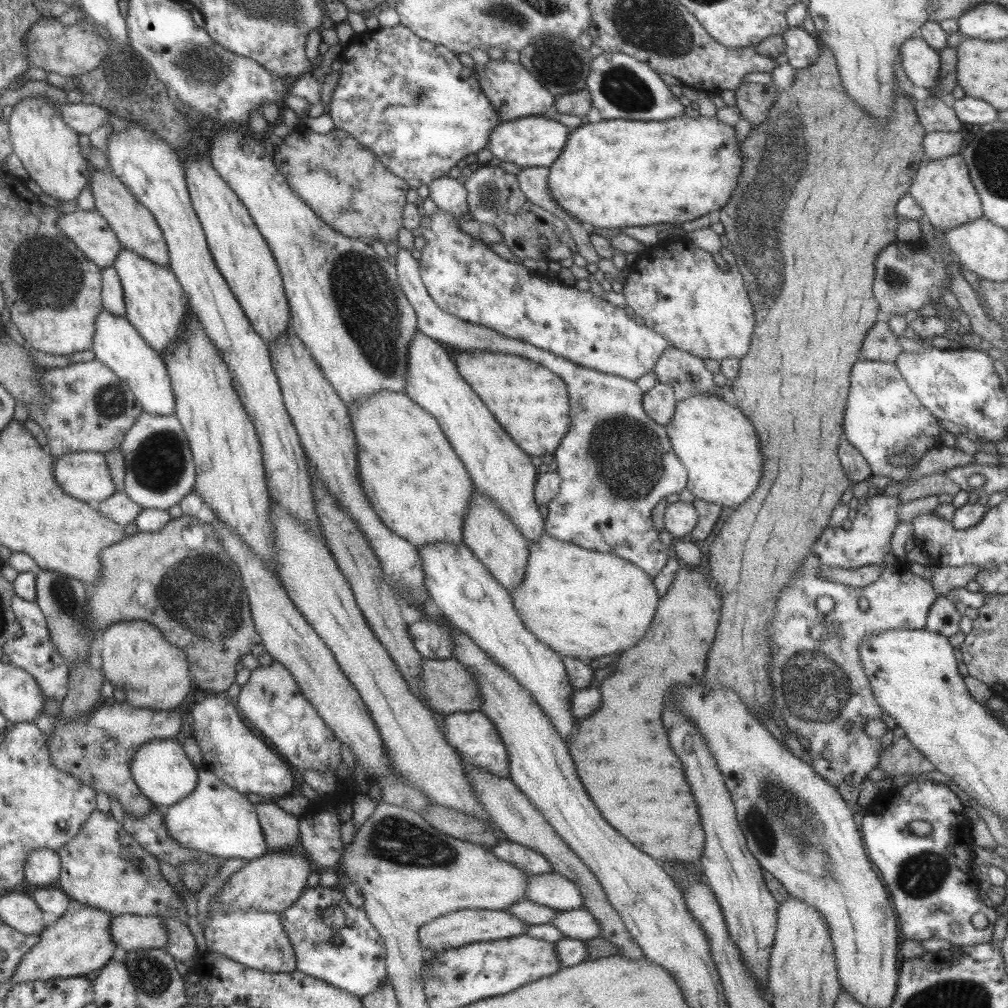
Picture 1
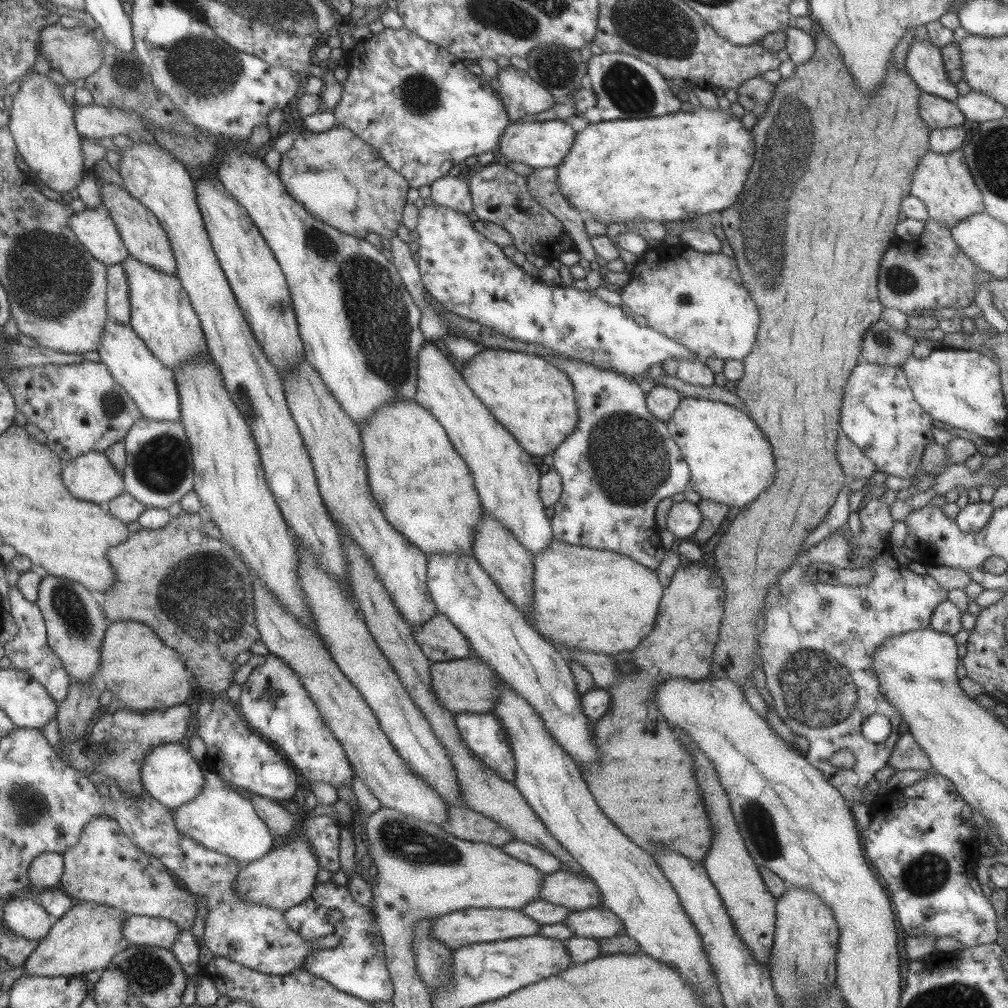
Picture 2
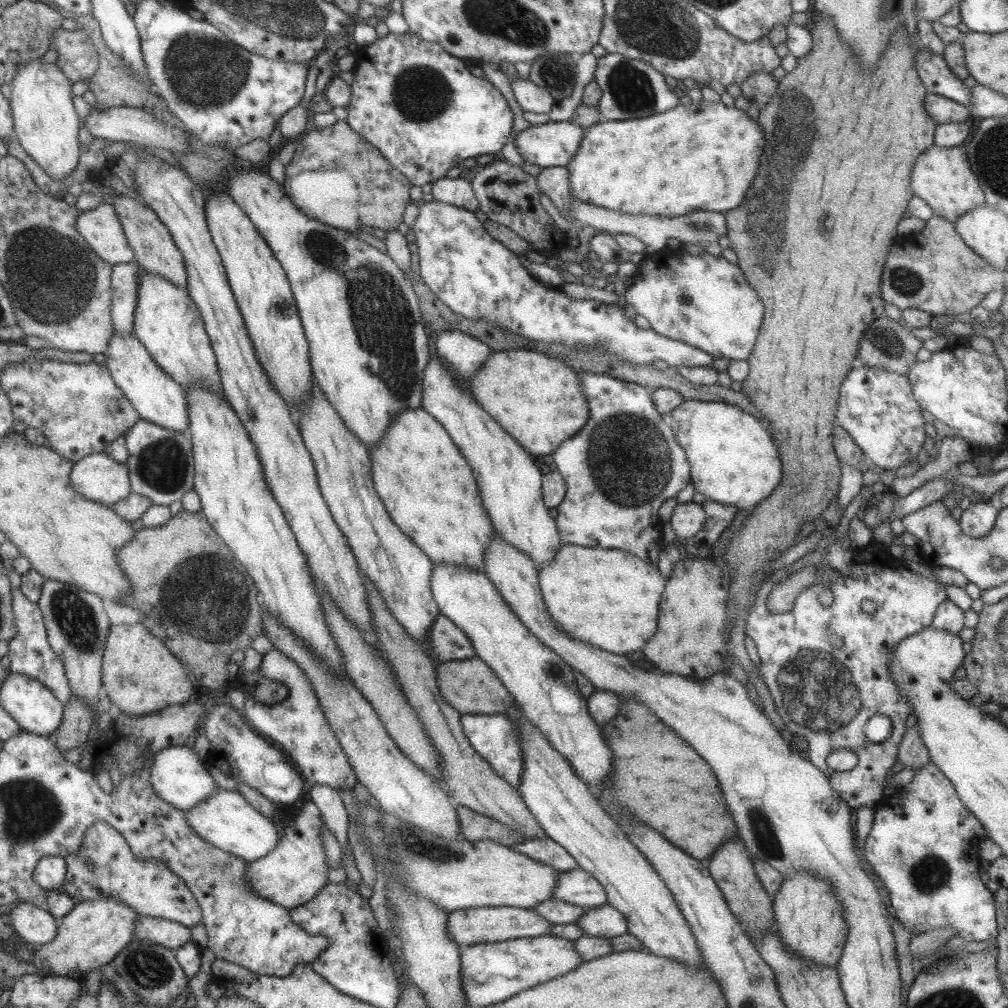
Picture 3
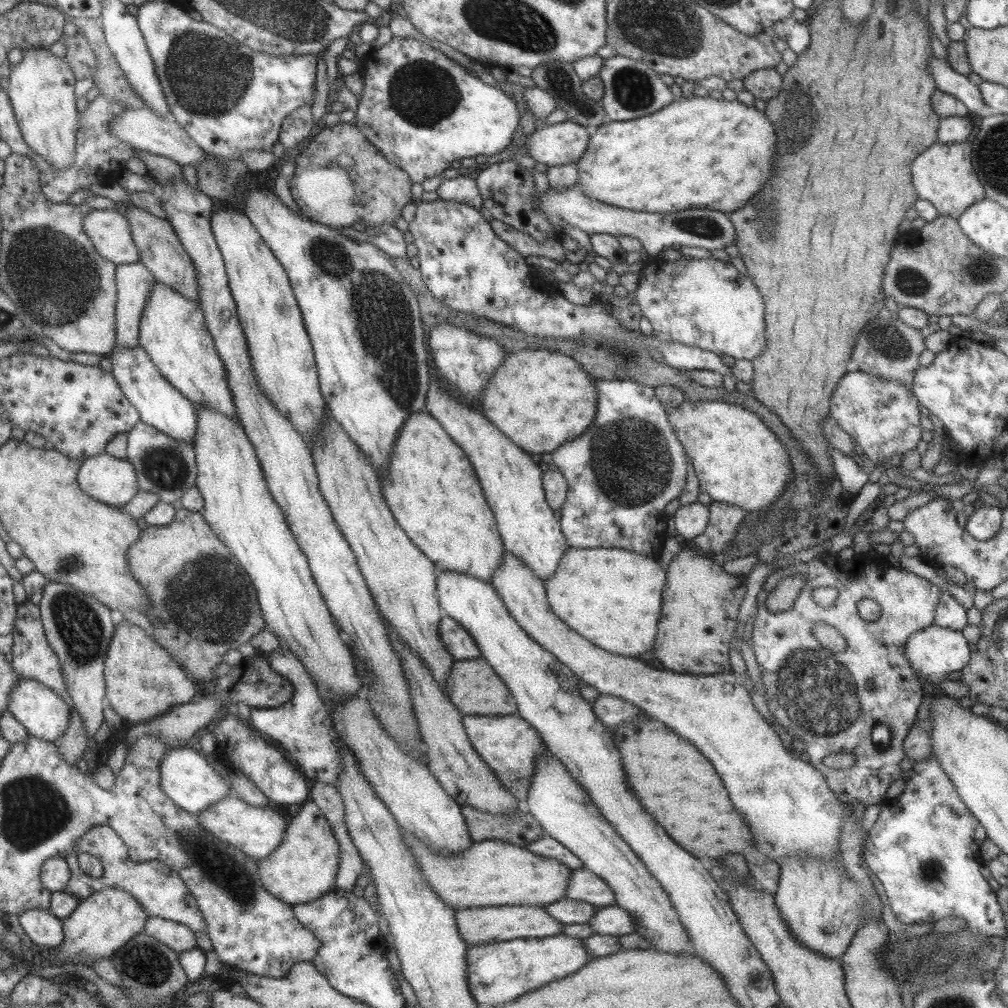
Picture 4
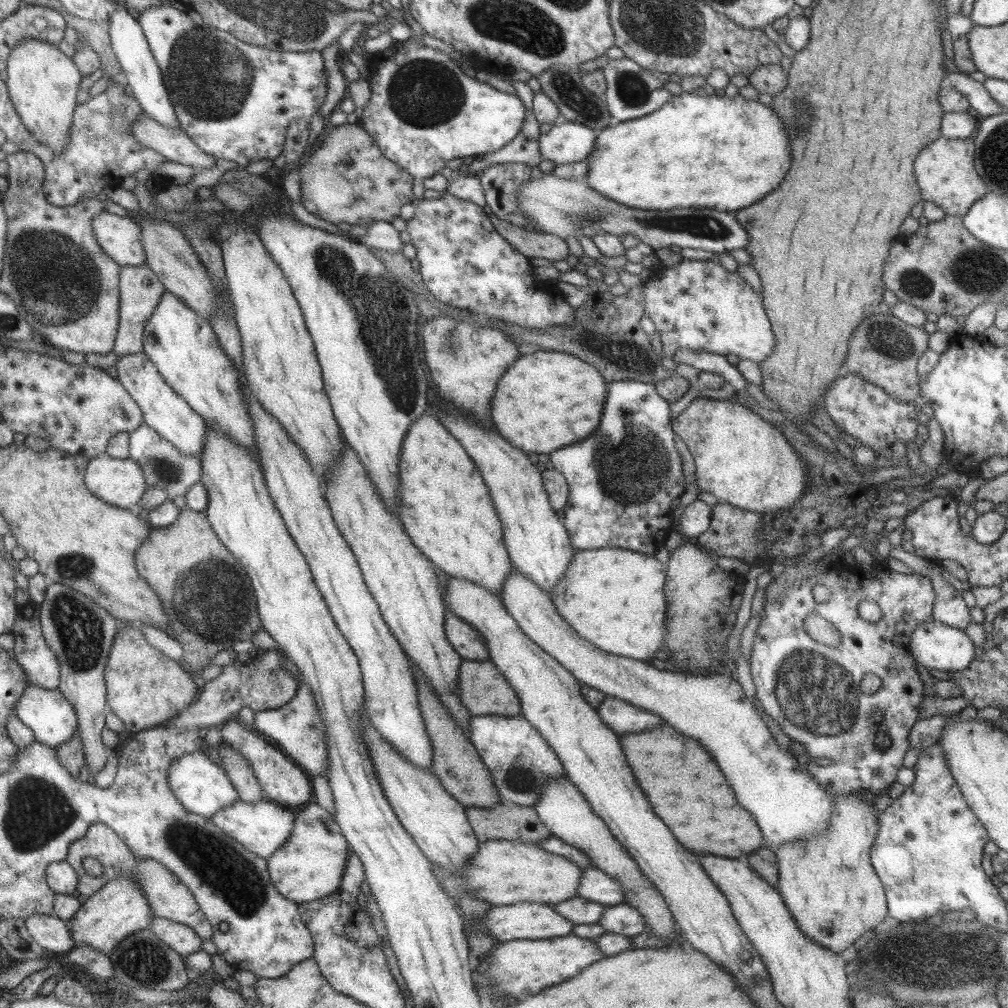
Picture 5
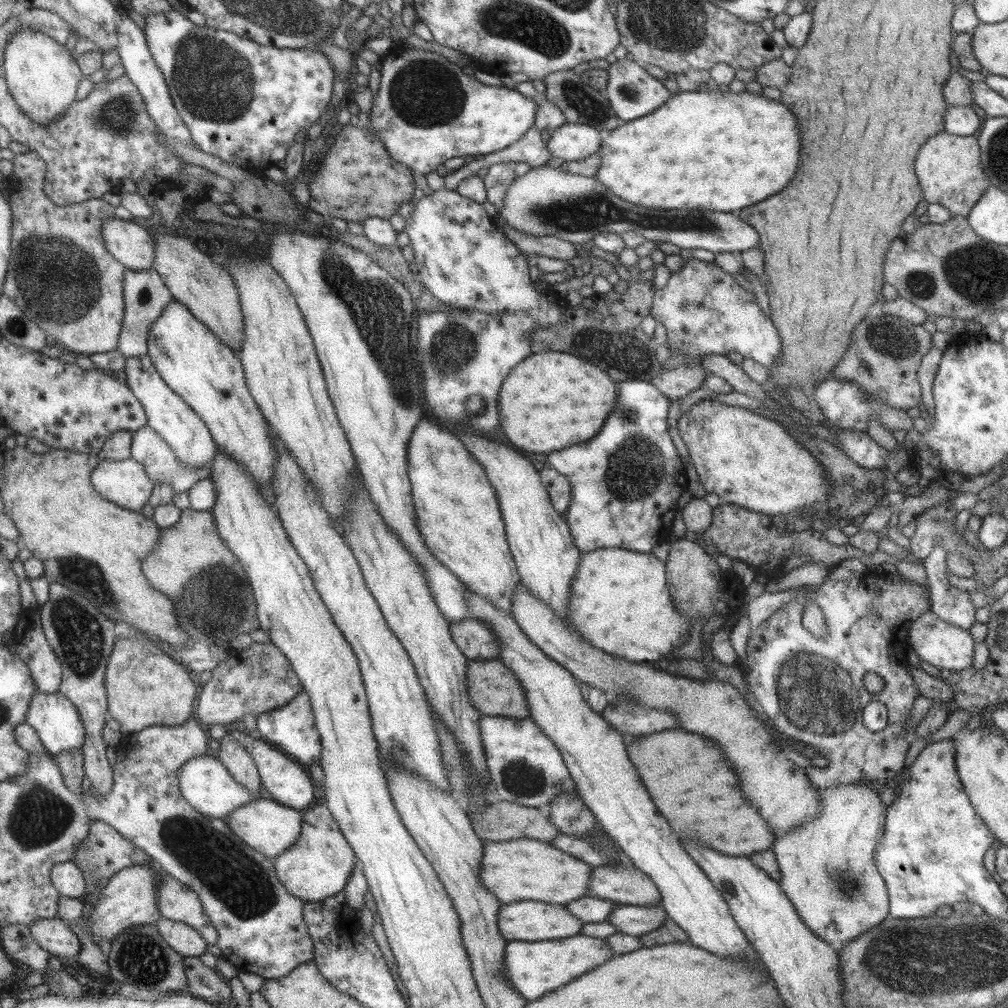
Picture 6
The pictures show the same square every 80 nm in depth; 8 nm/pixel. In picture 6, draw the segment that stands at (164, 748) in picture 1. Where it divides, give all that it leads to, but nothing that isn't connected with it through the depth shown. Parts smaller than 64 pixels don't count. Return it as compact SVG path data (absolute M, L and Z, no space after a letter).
M206 755L191 758L189 762L185 762L179 768L179 772L177 772L177 787L179 787L181 797L187 801L189 806L193 807L193 810L203 816L215 819L221 819L223 816L227 816L228 812L234 808L264 796L263 792L257 792L255 797L249 795L247 789L241 787L231 778L231 775L227 773L227 769L221 765L219 759Z

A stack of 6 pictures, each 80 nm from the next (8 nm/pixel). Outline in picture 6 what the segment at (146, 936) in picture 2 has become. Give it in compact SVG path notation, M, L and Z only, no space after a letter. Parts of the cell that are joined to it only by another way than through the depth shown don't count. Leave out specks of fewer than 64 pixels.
M159 917L154 923L161 938L183 957L199 957L203 954L208 944L203 937L190 926L182 922L173 922L166 918Z

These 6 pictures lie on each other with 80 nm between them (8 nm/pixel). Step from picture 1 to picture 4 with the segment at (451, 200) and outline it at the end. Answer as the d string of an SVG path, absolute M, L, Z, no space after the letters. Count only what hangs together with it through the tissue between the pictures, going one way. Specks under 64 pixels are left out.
M461 174L451 179L443 178L434 191L441 200L452 200L477 209L482 206L482 198L477 190L475 181L471 178L463 177Z

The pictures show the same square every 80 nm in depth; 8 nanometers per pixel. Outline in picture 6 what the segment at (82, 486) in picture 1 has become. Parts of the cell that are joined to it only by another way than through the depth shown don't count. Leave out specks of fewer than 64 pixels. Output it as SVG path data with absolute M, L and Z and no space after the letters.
M131 456L120 461L101 457L90 472L89 482L105 500L136 512L147 504L154 485Z

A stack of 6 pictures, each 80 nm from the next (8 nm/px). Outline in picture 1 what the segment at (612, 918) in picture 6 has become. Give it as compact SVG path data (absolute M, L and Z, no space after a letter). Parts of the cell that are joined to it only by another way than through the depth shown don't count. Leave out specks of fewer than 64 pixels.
M582 907L557 911L550 920L550 925L554 926L561 936L577 940L587 940L599 937L599 927L596 920Z

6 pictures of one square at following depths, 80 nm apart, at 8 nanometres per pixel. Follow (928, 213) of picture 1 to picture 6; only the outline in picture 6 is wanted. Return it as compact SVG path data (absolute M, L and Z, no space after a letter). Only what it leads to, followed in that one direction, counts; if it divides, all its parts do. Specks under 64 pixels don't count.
M942 131L929 138L917 158L915 176L928 203L937 203L953 215L966 217L977 199L989 187L988 178L979 166L979 147L973 136L959 136Z

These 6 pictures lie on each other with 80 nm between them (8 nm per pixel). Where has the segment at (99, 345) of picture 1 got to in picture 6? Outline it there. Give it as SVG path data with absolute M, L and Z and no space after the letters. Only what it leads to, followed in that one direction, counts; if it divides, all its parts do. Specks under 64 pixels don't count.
M147 357L127 358L122 370L125 373L124 383L143 407L147 418L146 426L168 444L175 456L188 469L208 466L216 451L216 444L209 430L186 402L163 382L160 374L152 366L151 360Z

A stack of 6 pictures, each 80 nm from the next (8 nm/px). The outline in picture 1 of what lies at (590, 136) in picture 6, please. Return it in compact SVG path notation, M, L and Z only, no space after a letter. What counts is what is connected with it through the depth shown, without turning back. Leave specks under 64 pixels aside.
M531 115L512 121L499 121L490 130L486 147L493 161L505 161L520 167L548 167L559 156L570 129L565 125L543 115Z

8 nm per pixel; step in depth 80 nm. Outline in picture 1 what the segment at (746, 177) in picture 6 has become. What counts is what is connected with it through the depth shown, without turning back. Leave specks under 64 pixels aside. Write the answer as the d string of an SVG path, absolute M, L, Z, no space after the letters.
M687 115L679 118L671 118L667 120L657 121L639 121L639 120L623 120L623 119L601 119L596 123L584 121L578 127L571 130L565 141L564 147L561 149L559 156L555 158L551 165L548 166L546 176L547 188L550 190L552 199L556 205L569 216L576 218L583 225L591 228L628 228L638 226L649 226L652 224L671 224L679 226L683 222L699 218L711 211L718 210L723 206L729 198L730 192L735 188L738 174L740 171L740 143L735 143L733 136L733 126L725 125L719 122L715 116L696 118L687 117Z

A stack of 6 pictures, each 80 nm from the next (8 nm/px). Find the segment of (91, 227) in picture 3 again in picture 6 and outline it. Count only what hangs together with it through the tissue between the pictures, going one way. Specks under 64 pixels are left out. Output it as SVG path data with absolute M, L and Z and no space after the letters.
M115 216L101 223L100 233L109 254L126 269L152 268L154 244L150 229Z

